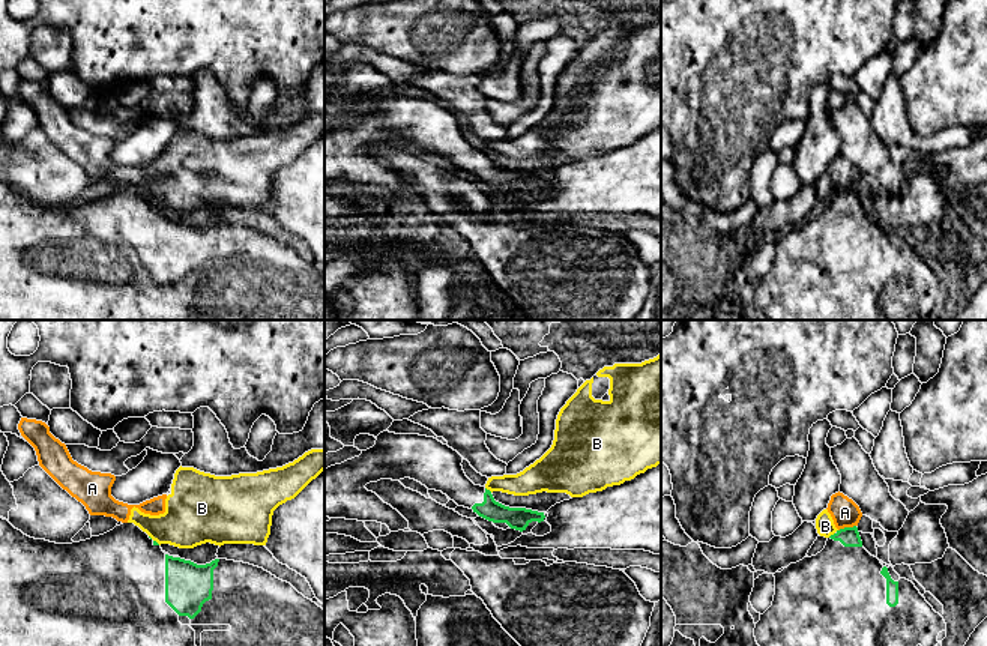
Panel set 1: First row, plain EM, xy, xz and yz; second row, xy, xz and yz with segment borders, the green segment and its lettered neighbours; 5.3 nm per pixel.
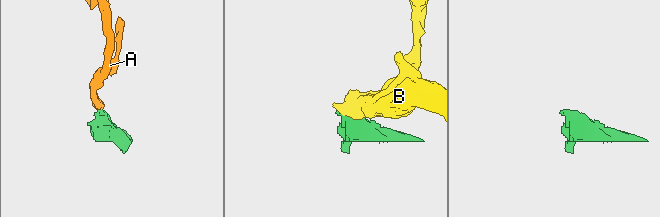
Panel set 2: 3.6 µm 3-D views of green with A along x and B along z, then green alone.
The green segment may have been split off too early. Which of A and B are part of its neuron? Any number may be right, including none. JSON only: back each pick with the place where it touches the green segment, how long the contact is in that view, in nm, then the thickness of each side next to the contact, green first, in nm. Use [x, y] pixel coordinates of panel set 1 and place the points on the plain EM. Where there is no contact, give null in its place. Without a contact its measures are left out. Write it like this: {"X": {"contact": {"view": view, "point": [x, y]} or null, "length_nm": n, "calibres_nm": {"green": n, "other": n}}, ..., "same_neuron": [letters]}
{"same_neuron": []}

